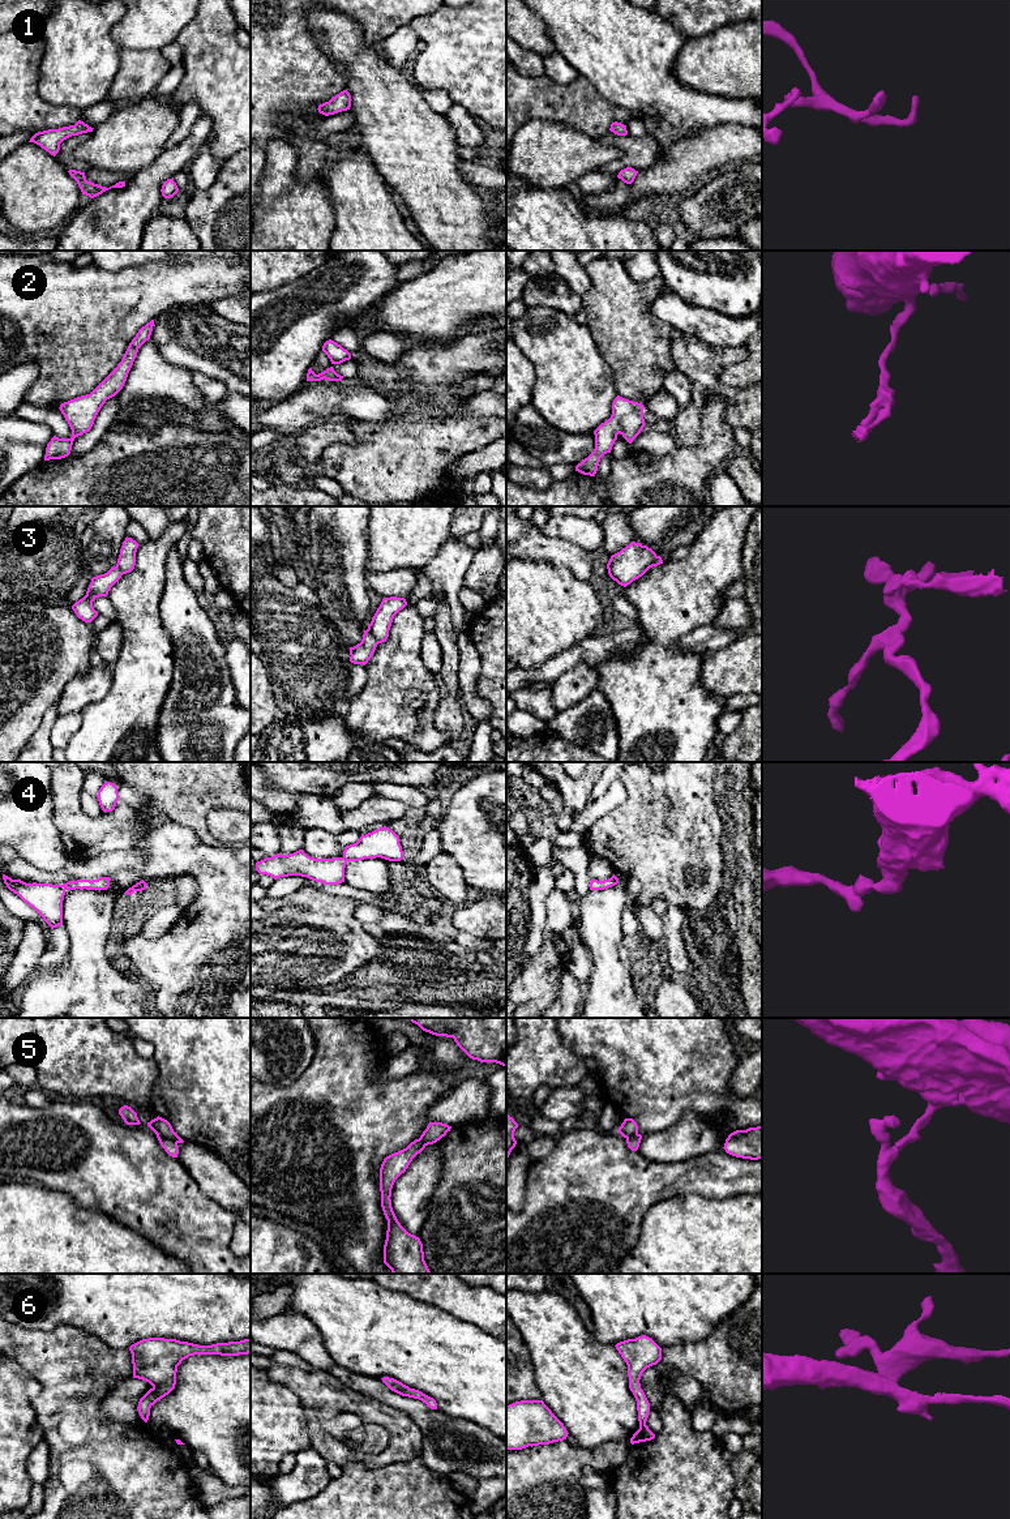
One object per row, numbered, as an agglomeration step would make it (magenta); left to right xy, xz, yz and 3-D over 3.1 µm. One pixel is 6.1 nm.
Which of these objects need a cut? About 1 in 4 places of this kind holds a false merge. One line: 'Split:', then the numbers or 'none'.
Split: 3, 5

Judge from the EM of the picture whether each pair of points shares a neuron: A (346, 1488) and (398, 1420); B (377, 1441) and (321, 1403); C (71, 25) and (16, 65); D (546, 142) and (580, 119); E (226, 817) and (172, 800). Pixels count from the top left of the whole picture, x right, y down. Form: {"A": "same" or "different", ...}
{"A": "different", "B": "different", "C": "different", "D": "different", "E": "different"}

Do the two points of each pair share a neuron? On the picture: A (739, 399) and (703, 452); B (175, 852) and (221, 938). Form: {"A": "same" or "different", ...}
{"A": "different", "B": "same"}

